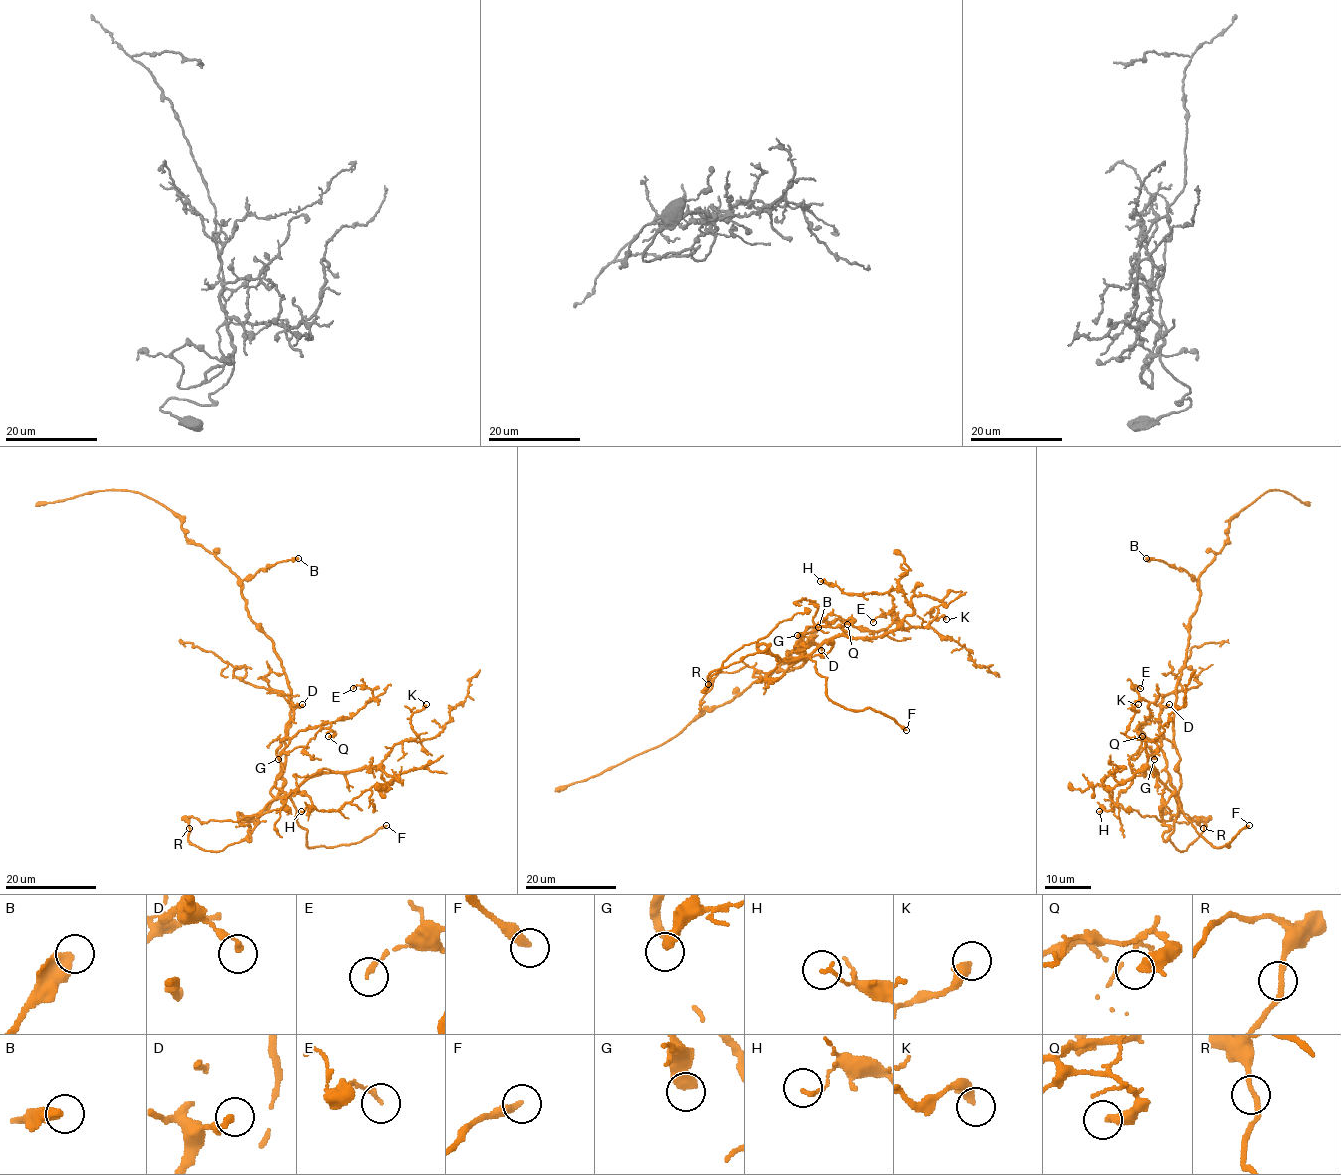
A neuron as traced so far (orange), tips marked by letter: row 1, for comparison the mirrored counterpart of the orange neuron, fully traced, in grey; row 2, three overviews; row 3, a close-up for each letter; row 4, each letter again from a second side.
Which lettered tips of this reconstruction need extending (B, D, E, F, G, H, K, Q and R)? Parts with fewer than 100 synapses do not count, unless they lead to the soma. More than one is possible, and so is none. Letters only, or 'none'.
F

